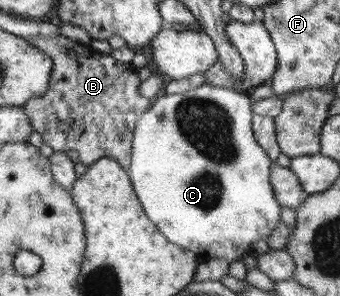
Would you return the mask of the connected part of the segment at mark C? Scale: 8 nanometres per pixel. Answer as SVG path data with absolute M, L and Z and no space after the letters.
M204 84L197 86L197 88L189 89L181 94L164 94L161 93L156 97L155 104L151 106L151 110L147 110L139 120L137 120L137 126L135 126L135 132L132 140L131 150L131 166L126 169L129 173L131 183L133 183L133 189L137 193L137 199L139 203L147 213L147 216L151 219L151 222L158 226L158 229L171 240L175 242L177 246L183 247L189 251L193 251L199 255L201 260L213 259L213 258L225 258L229 262L235 260L241 260L241 256L245 254L254 254L251 247L255 242L259 240L266 240L269 238L269 234L277 228L277 224L281 222L281 205L275 197L275 191L271 187L271 166L273 161L267 155L267 151L263 150L263 147L255 140L255 133L253 133L253 109L252 98L246 92L239 92L235 89L228 89L222 86L211 86Z

